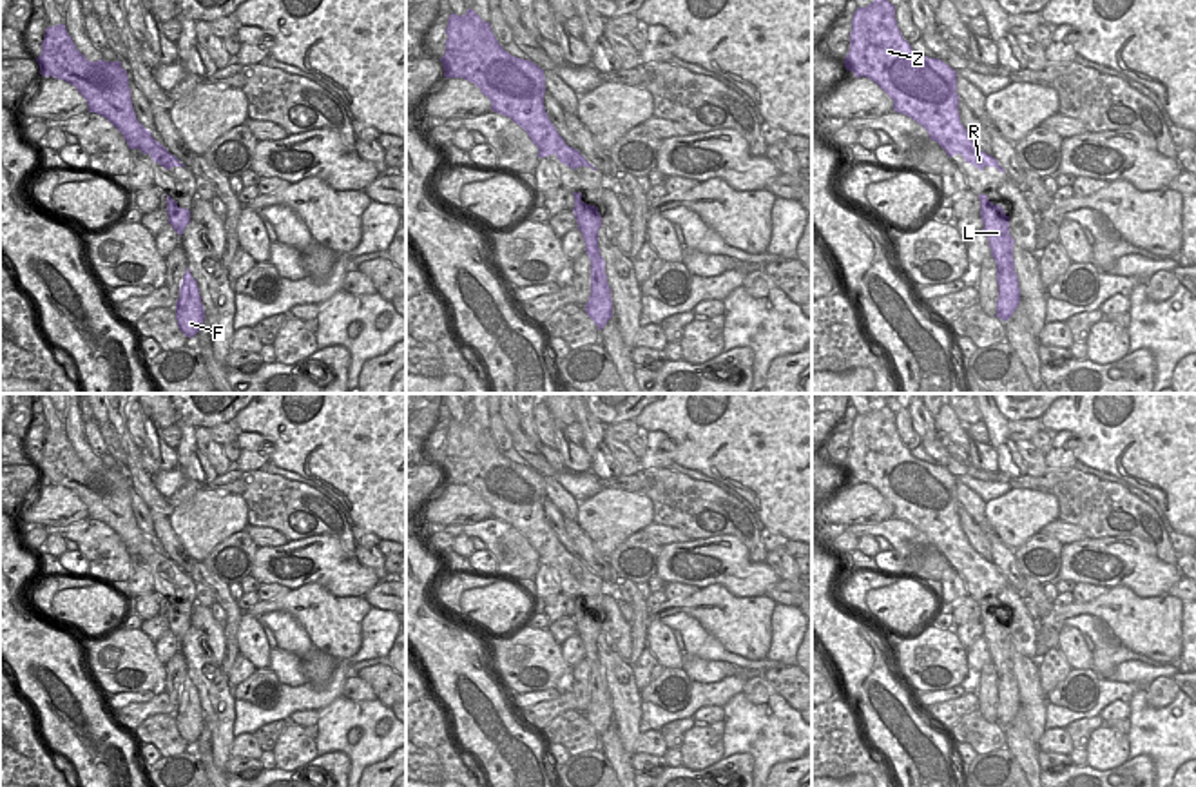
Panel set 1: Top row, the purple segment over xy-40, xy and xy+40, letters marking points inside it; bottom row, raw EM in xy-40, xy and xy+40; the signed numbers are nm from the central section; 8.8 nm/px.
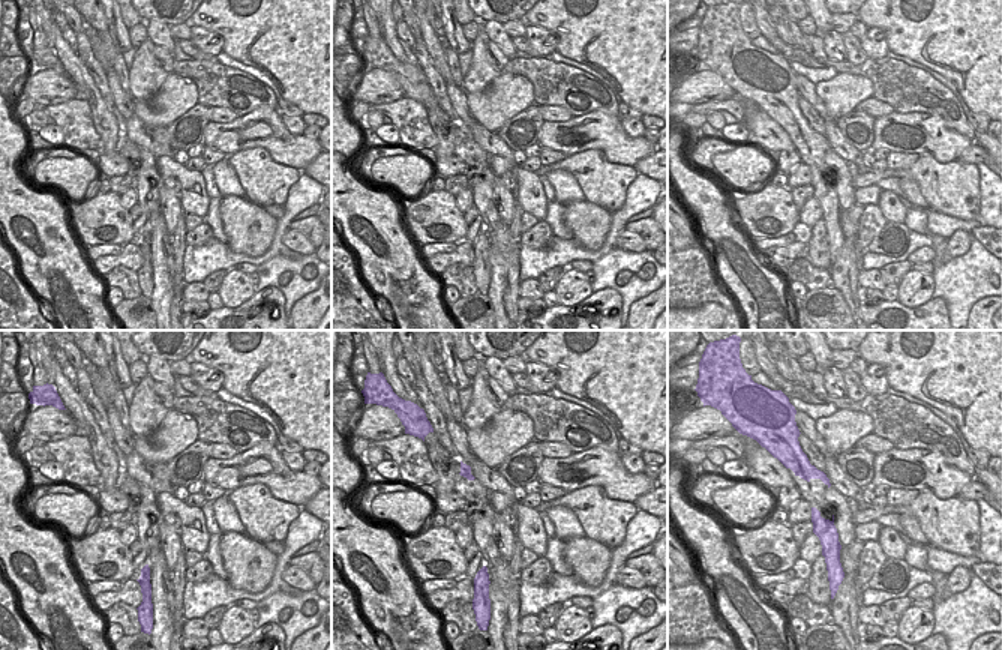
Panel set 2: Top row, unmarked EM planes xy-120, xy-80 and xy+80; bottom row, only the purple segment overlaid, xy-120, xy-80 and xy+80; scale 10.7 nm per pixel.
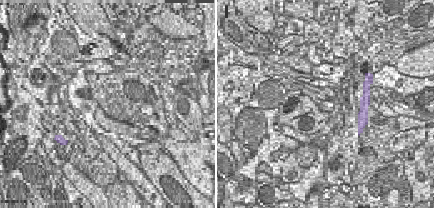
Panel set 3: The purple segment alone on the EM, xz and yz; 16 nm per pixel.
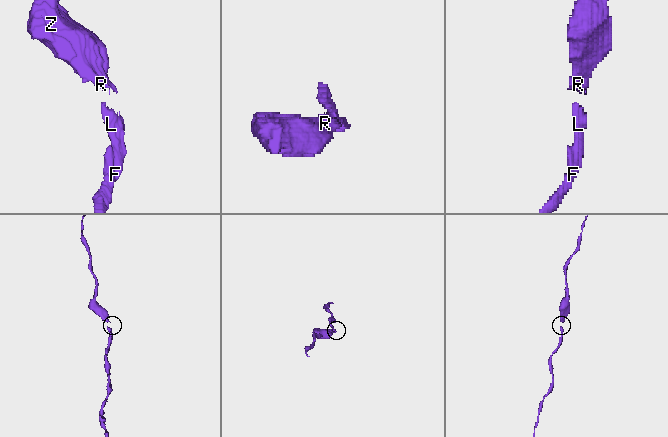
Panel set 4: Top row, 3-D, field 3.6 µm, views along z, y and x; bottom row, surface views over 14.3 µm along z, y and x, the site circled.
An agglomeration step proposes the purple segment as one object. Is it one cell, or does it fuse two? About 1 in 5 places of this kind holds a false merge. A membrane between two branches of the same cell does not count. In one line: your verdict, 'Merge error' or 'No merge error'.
No merge error

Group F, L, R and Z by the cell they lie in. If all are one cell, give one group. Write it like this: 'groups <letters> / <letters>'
groups F L R Z

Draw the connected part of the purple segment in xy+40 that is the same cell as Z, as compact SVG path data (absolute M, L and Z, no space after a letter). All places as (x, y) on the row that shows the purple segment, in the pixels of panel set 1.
M873 0L854 13L844 67L855 78L875 82L893 100L893 111L922 125L950 158L960 154L980 170L997 167L1006 172L971 141L960 123L957 71L911 49L897 27L895 5L888 0Z

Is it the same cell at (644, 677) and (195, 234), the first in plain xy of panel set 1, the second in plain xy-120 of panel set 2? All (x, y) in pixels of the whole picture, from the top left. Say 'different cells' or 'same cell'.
different cells

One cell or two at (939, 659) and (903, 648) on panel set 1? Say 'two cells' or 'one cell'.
one cell

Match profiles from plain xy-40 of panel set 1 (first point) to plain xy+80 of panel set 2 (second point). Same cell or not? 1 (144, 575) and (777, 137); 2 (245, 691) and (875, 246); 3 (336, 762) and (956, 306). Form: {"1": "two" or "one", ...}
{"1": "two", "2": "one", "3": "two"}

